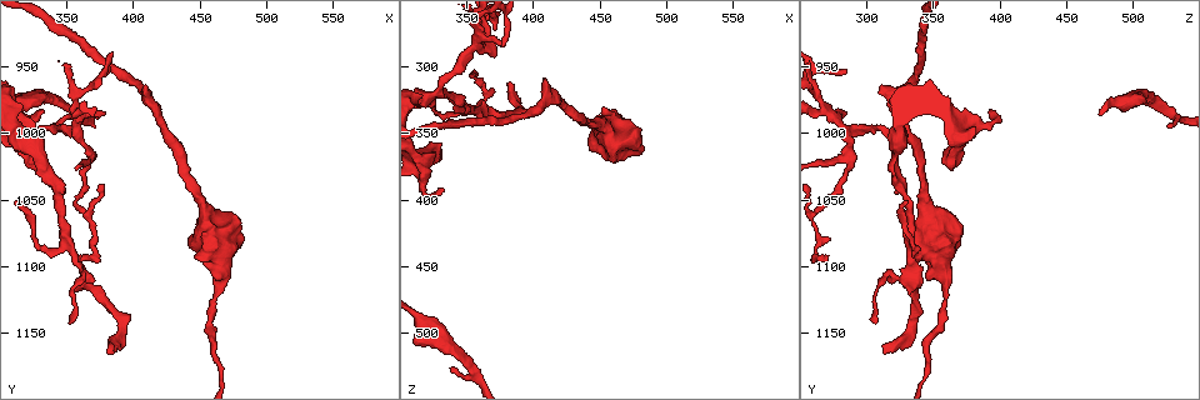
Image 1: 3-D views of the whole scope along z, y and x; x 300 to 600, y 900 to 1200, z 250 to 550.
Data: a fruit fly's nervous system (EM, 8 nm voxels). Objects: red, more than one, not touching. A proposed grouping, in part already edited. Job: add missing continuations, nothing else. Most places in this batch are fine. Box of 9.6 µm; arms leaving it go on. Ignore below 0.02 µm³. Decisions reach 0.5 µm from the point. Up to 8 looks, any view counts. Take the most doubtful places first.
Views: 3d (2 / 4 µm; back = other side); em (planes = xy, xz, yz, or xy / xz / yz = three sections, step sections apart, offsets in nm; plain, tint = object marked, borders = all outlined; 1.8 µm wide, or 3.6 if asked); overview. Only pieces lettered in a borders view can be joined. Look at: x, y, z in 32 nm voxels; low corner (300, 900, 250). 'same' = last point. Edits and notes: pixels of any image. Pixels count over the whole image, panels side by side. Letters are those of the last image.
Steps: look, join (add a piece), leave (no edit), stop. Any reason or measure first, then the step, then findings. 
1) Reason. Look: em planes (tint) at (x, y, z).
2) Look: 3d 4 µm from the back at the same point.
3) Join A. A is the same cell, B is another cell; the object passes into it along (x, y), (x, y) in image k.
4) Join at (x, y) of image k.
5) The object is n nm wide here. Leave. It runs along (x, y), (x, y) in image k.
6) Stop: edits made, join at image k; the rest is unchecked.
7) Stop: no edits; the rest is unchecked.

Calibre changes. Look: 3d 4 µm at (466, 1104, 358).

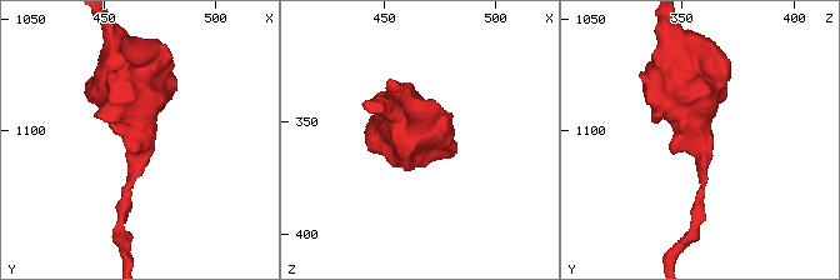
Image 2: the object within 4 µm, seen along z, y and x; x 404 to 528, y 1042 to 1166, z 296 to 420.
Look: em 3.6 µm xz step 4 (borders) at (467, 1106, 359).

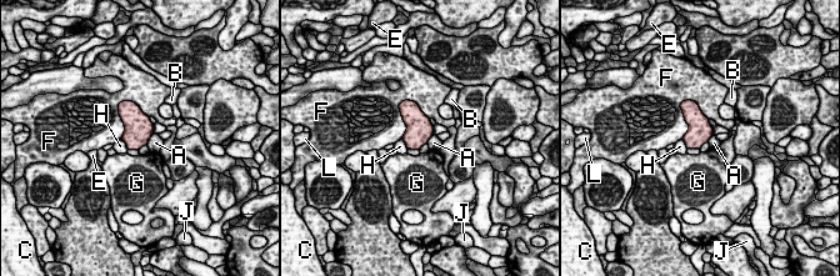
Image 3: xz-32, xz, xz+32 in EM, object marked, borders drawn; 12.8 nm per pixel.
Another direction. Look: em 3.6 µm planes (borders) at the same point.

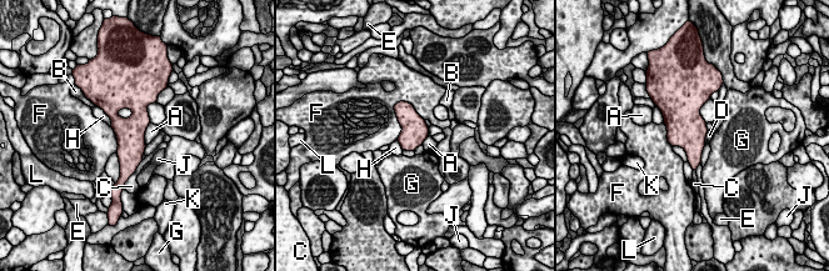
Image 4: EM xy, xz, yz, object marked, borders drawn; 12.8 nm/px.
The longest contact is with F, 550 nm. Leave. A, B, C, D, E, F, G, H, J, K and L are other cells; a border runs along (708, 131), (704, 144) in image 4; none of them fits.

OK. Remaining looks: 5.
Branch stops here. Look: em planes (borders) at (382, 1166, 312).

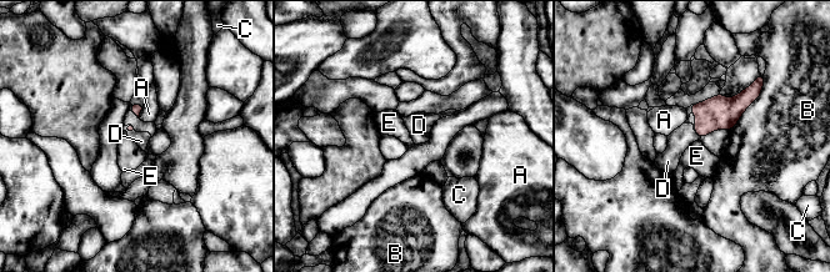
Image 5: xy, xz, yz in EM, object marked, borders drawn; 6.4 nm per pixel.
Join D. D is the same cell, A, B, C and E are other cells; the neuron continues.

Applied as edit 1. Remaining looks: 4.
Redraw. Look: overview.

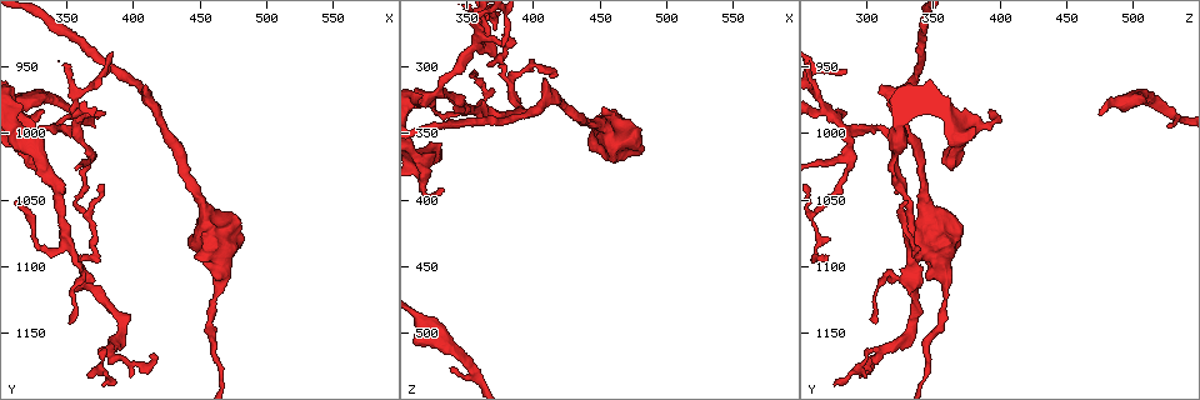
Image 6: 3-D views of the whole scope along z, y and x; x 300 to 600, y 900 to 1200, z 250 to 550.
Free end. Look: 3d 2 µm at (342, 996, 524).

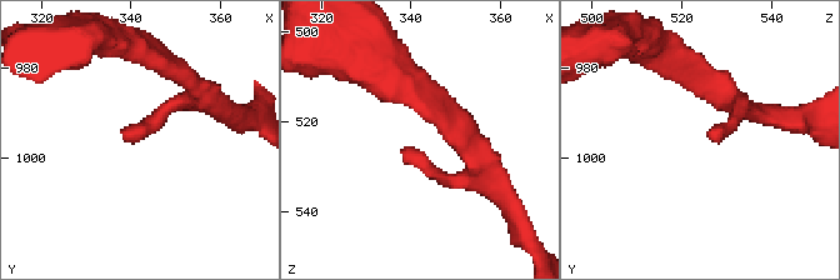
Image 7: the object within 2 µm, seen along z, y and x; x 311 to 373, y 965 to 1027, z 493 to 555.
Look: em 3.6 µm xz step 8 (borders) at (340, 995, 525).

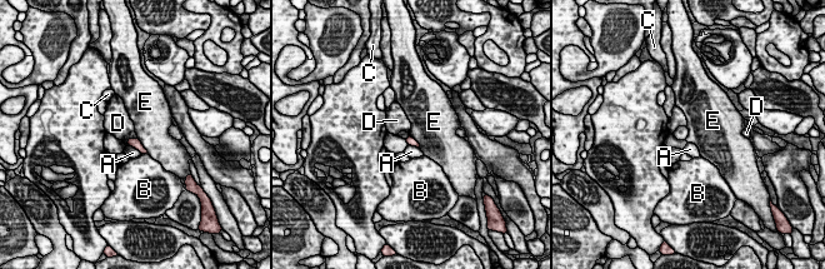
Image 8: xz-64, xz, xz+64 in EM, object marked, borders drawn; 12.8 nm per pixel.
The object is 100 nm wide here. Leave. A, B, C, D and E are other cells; a border runs along (138, 138), (149, 153) in image 8; no lettered piece goes on from it.

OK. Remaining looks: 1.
Stop: edits made, join at image 5; the rest is unchecked.

